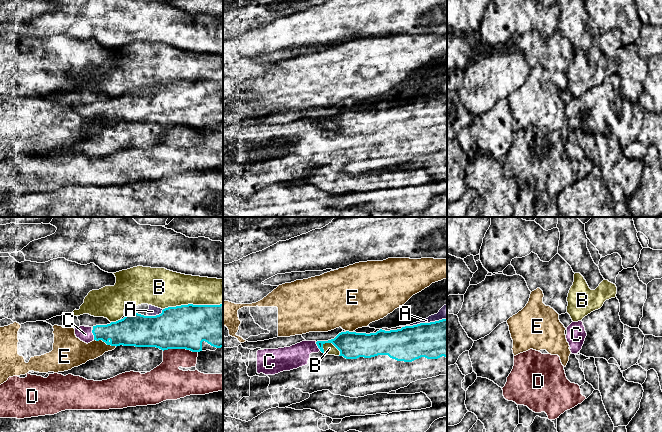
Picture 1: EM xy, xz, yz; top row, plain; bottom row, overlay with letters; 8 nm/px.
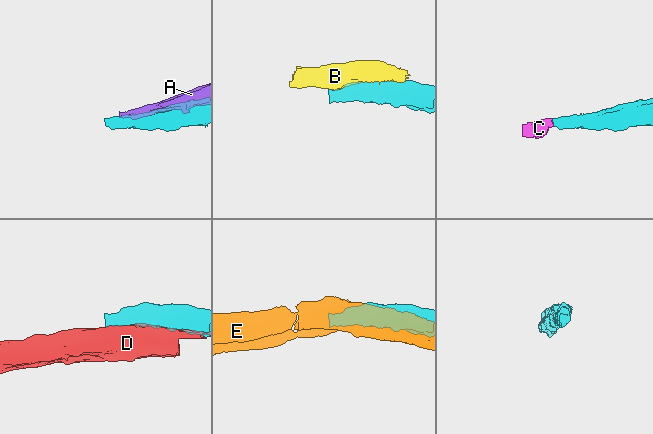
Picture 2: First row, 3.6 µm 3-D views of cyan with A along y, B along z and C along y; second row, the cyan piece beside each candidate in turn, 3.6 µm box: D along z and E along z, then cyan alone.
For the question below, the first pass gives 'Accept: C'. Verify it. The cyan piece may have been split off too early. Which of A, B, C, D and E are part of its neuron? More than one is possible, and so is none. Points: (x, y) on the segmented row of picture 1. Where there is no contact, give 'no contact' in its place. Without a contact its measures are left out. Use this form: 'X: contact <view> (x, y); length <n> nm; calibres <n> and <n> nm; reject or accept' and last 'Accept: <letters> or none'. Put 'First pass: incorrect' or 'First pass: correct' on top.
First pass: correct
A: contact xz (424, 323); length 360 nm; calibres 300 and 110 nm; reject
B: contact xy (192, 304); length 480 nm; calibres 360 and 300 nm; reject
C: contact xy (93, 334); length 80 nm; calibres 220 and 120 nm; accept
D: contact xy (180, 348); length 280 nm; calibres 360 and 220 nm; reject
E: contact xy (105, 342); length 190 nm; calibres 260 and 200 nm; reject
Accept: C

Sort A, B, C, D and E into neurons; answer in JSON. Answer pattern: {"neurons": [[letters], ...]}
{"neurons": [["A", "B"], ["C"], ["D"], ["E"]]}

